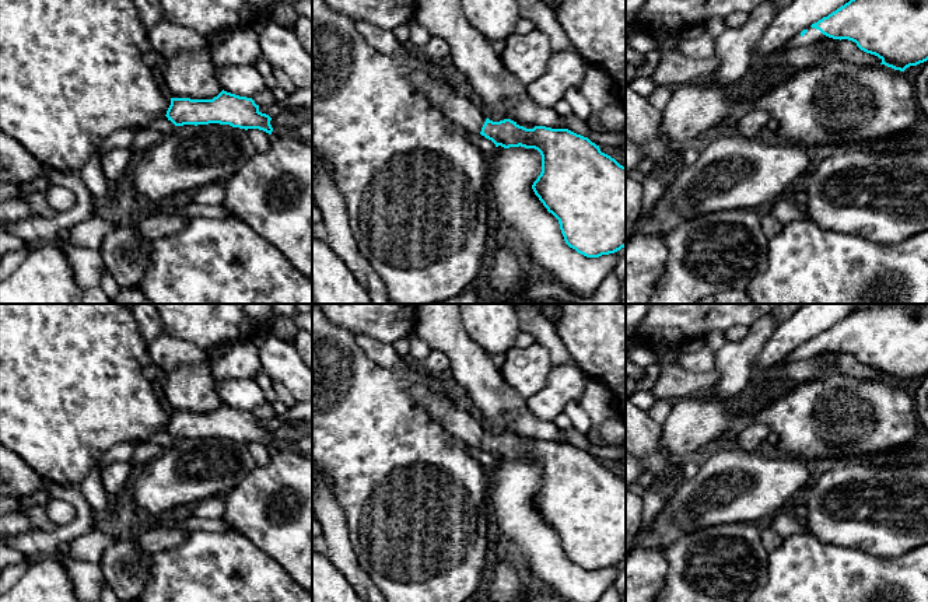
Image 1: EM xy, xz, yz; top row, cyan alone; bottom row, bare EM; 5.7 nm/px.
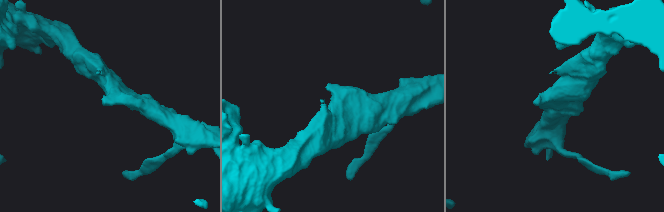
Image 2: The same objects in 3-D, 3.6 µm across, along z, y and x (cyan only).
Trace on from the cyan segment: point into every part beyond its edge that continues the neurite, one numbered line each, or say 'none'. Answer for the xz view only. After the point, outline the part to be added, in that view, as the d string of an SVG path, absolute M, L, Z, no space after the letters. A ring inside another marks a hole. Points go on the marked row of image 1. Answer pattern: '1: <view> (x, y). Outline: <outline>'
1: xz (464, 111). Outline: M423 70L412 71L409 80L431 104L441 108L451 122L462 126L469 134L480 134L487 115L474 98L458 95L454 85L441 84Z

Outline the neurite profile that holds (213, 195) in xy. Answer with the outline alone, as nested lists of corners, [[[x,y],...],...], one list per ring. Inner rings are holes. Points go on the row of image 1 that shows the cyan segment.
[[[223,182],[203,186],[193,193],[193,202],[199,204],[221,206],[225,199]]]

